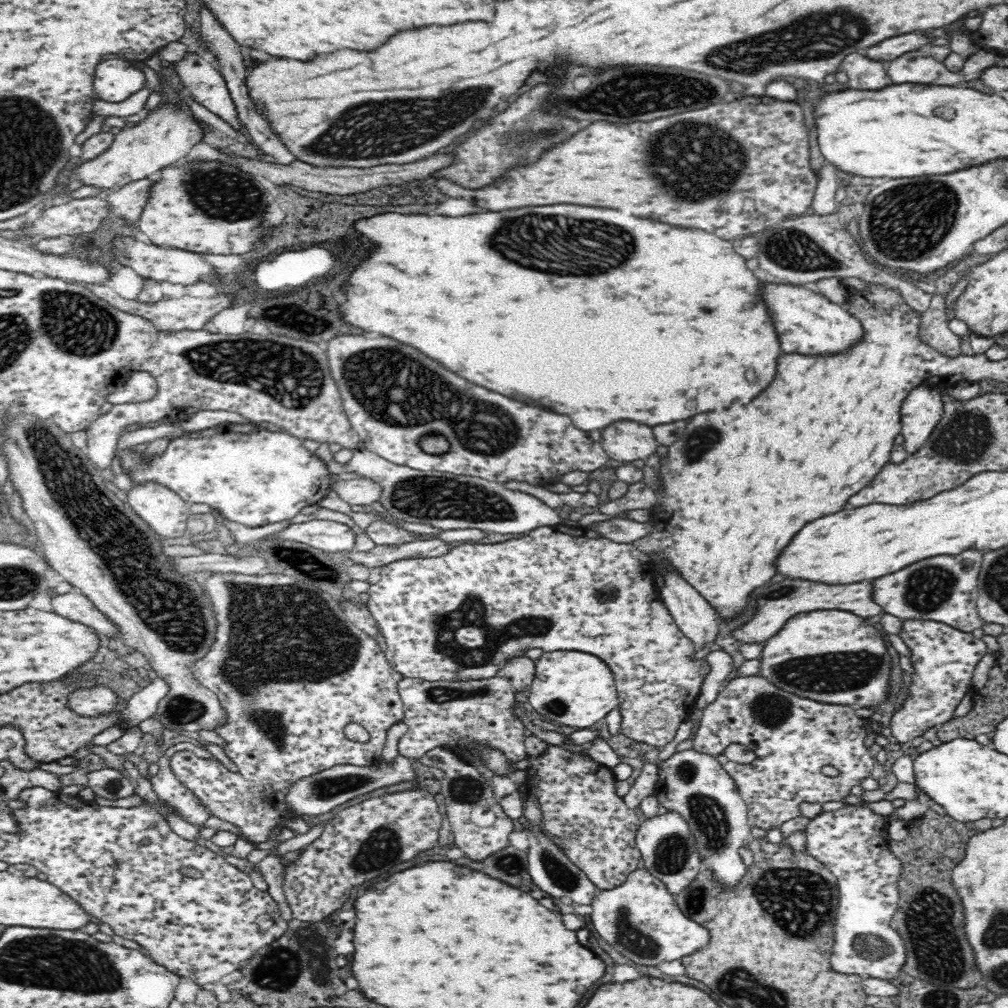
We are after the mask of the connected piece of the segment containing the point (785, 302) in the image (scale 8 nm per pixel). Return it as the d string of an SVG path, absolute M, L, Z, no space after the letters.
M766 282L762 286L762 300L766 302L768 314L774 320L774 328L780 338L782 352L798 352L798 354L824 354L824 352L842 352L850 346L857 344L861 340L864 329L860 321L853 318L842 305L830 302L820 293L814 292L813 287L792 286L792 284L770 284Z

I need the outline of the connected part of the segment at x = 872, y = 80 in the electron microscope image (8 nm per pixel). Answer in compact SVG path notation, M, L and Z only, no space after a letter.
M848 54L842 62L842 68L848 76L848 88L858 90L880 90L890 86L892 80L884 70L882 62L874 62L862 54Z

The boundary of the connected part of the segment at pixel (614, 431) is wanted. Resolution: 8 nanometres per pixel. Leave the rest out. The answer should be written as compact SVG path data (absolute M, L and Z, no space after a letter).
M614 422L602 430L602 446L612 460L631 463L645 460L658 450L652 428L638 422Z

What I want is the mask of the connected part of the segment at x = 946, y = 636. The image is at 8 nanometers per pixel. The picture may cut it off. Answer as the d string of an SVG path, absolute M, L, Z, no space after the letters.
M928 619L900 621L902 630L897 635L910 650L908 657L914 668L904 702L901 708L894 711L889 724L893 736L901 744L922 736L926 730L937 728L953 717L962 698L973 690L970 680L974 667L989 650L982 638L943 622Z

